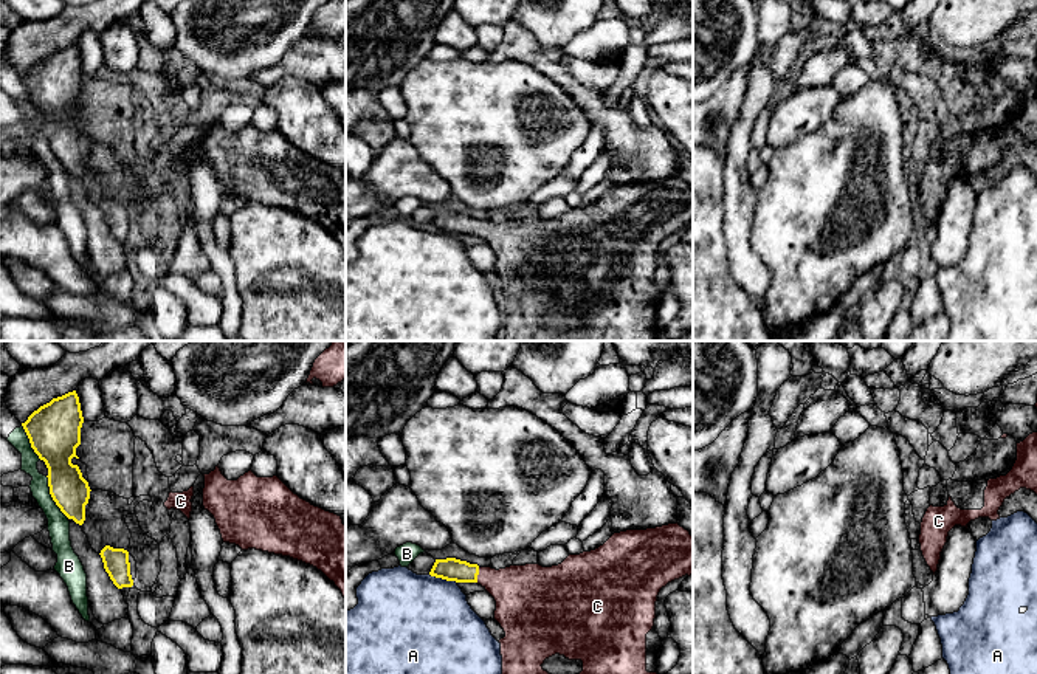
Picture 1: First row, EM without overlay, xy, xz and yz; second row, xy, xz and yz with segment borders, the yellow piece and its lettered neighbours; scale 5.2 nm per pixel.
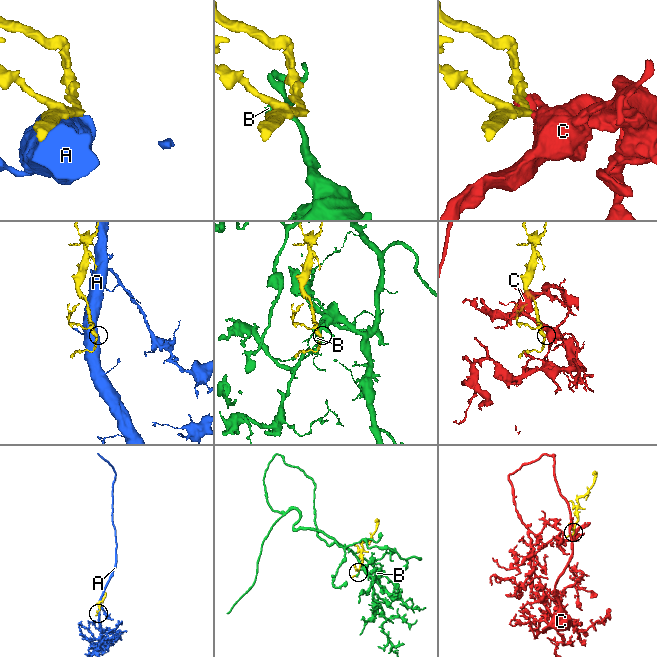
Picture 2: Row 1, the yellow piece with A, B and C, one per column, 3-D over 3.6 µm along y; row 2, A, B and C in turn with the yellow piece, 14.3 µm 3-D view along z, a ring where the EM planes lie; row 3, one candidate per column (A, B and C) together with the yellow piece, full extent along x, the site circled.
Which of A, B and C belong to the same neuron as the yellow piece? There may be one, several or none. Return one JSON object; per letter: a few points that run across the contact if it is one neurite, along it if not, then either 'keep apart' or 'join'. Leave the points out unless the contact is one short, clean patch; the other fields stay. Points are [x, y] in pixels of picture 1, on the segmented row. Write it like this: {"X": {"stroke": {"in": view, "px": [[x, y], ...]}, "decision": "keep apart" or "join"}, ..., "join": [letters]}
{"A": {"decision": "keep apart"}, "B": {"decision": "keep apart"}, "C": {"stroke": {"in": "xz", "px": [[450, 569], [478, 574], [521, 592]]}, "decision": "join"}, "join": ["C"]}

